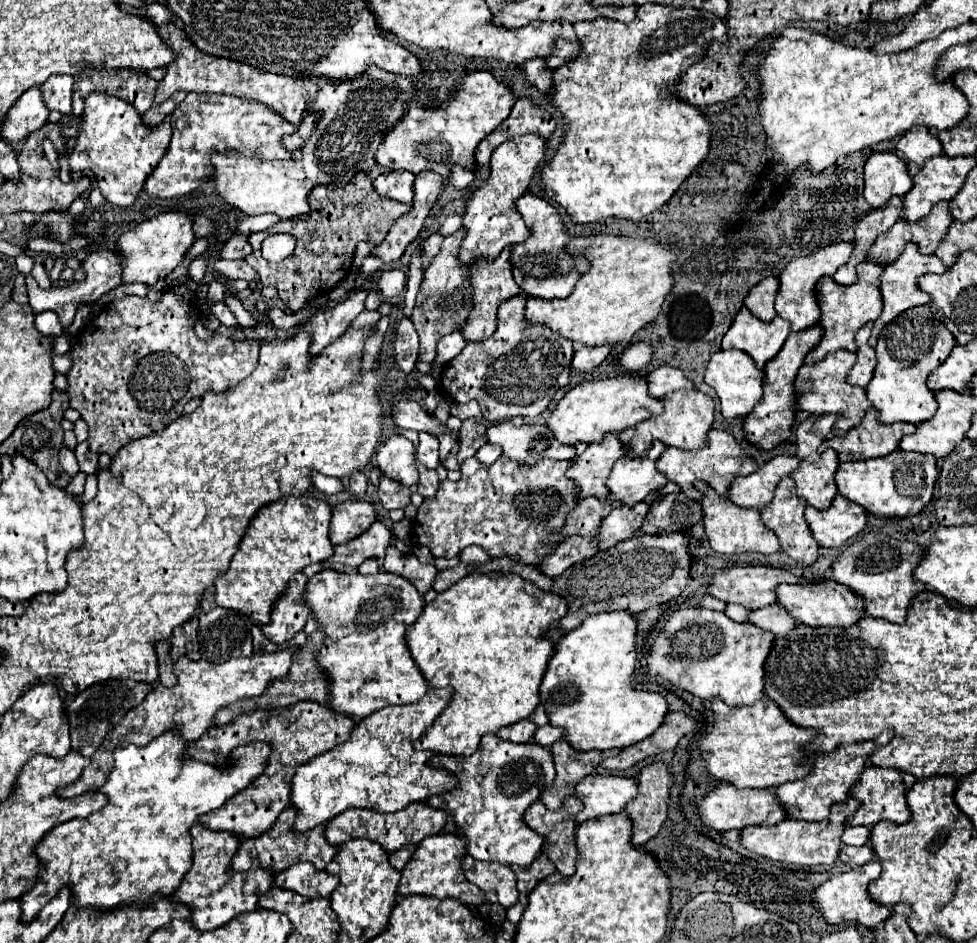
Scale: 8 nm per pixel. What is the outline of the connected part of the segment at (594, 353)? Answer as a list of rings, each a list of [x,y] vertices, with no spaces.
[[[577,346],[571,368],[579,370],[579,372],[591,372],[595,366],[599,366],[607,358],[609,352],[611,352],[611,346],[597,346],[597,348]]]

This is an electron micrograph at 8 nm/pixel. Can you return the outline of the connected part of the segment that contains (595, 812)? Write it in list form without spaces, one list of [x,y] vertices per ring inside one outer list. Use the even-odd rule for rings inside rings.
[[[585,776],[575,788],[575,796],[583,802],[583,810],[577,812],[575,822],[585,822],[603,814],[621,812],[629,800],[637,796],[637,784],[623,776]]]

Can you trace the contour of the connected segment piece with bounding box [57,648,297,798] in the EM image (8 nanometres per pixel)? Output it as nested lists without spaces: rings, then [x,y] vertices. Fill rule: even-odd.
[[[297,648],[279,650],[275,654],[253,654],[251,658],[233,658],[223,664],[209,664],[205,660],[193,662],[187,656],[181,656],[173,664],[173,674],[177,676],[177,684],[173,688],[157,686],[155,690],[151,690],[145,696],[145,700],[139,706],[135,706],[131,712],[127,712],[119,720],[119,724],[107,734],[101,748],[97,748],[97,754],[91,756],[91,764],[81,774],[81,780],[69,784],[69,788],[61,788],[61,792],[57,792],[57,796],[73,798],[73,796],[79,796],[79,794],[99,788],[113,768],[111,754],[117,748],[125,748],[127,744],[147,746],[153,738],[157,738],[159,734],[163,734],[167,730],[179,730],[187,742],[195,742],[199,736],[203,736],[207,732],[209,726],[213,726],[213,716],[217,714],[219,708],[229,706],[241,698],[261,696],[261,692],[267,688],[267,684],[271,680],[285,676],[295,650]]]

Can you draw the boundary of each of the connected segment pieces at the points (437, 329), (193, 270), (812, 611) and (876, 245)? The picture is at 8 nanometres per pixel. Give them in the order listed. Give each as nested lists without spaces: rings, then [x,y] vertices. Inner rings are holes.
[[[457,230],[455,234],[447,236],[441,244],[441,252],[433,258],[431,266],[425,270],[419,294],[417,294],[417,306],[413,310],[411,322],[415,324],[415,330],[419,334],[419,362],[431,364],[435,358],[435,346],[441,336],[451,334],[459,330],[459,326],[467,320],[473,304],[471,304],[471,284],[469,284],[469,266],[461,266],[457,262],[457,252],[463,240],[463,232]]]
[[[205,254],[198,256],[193,262],[191,262],[189,266],[189,278],[196,282],[197,284],[201,284],[204,278],[205,272],[207,269],[207,259]]]
[[[817,580],[807,584],[779,584],[777,586],[777,602],[789,612],[789,616],[797,624],[807,626],[841,626],[847,628],[863,616],[863,600],[857,594],[849,592],[849,588],[837,584],[835,580]]]
[[[947,202],[935,204],[927,218],[921,218],[917,222],[905,222],[897,220],[891,230],[877,236],[873,242],[873,248],[869,250],[867,260],[889,264],[893,262],[905,248],[905,244],[913,242],[919,246],[921,254],[933,254],[941,238],[945,236],[945,230],[951,224]]]

